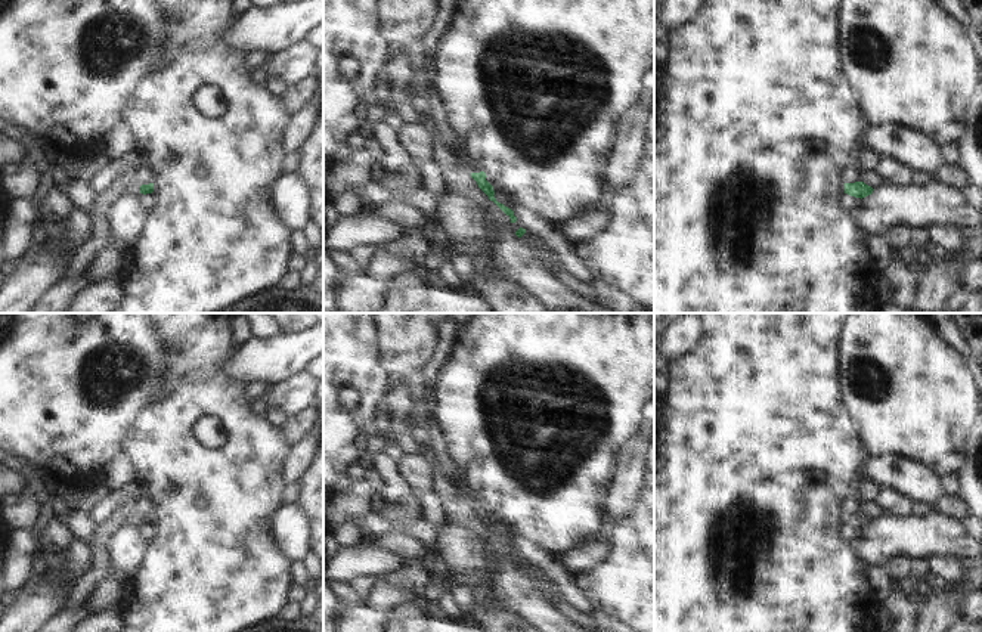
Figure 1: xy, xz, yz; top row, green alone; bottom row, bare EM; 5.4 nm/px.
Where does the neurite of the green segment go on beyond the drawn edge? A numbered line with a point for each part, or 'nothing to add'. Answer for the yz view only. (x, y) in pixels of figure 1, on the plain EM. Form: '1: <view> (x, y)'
nothing to add

